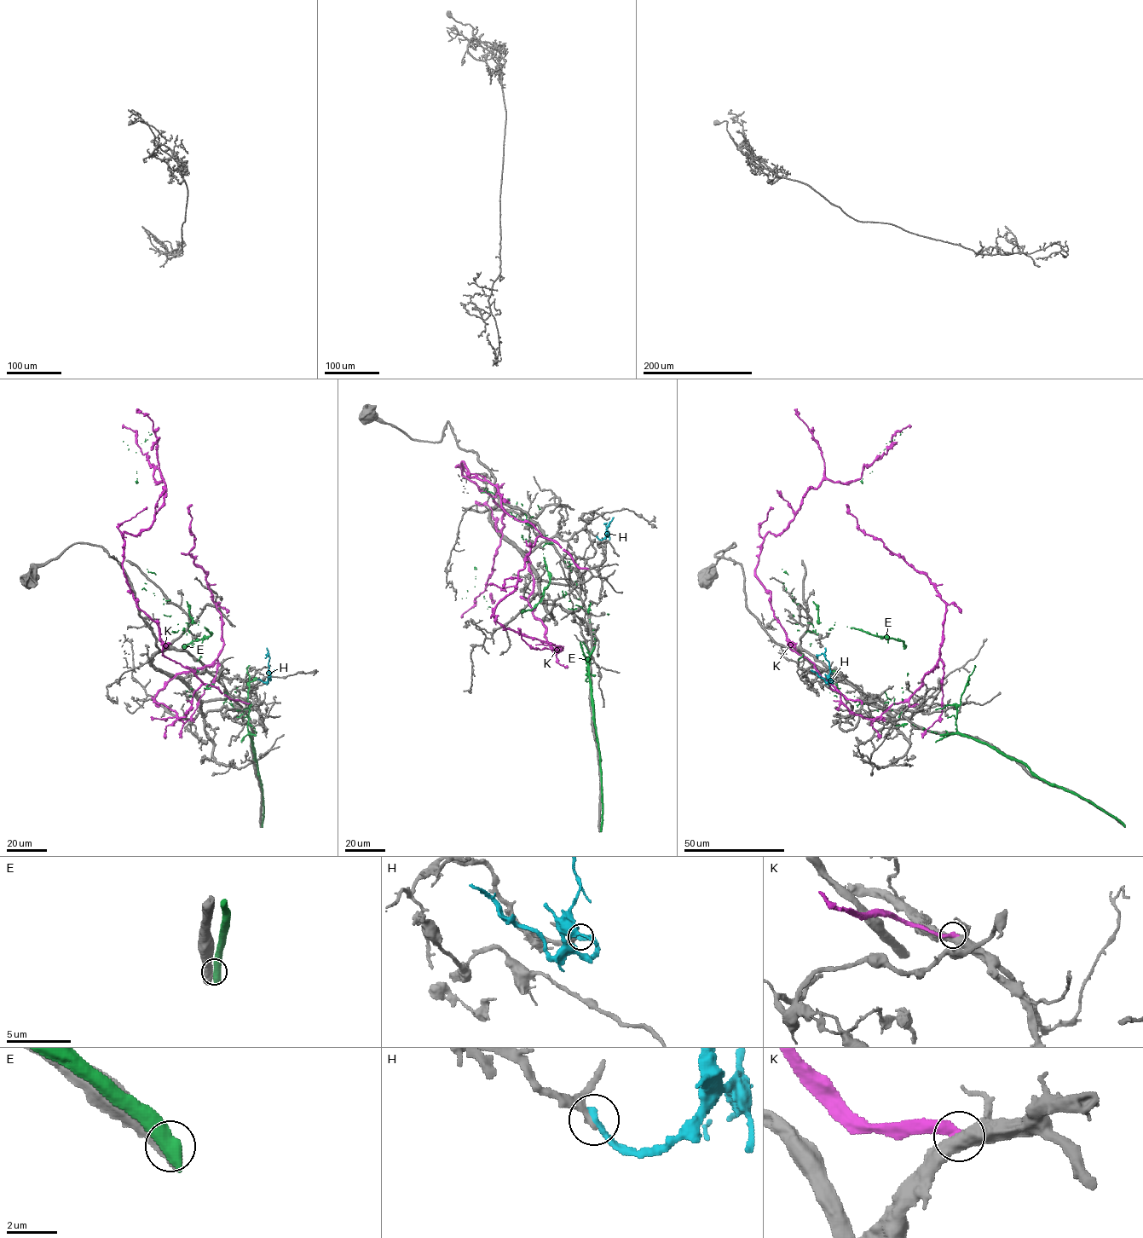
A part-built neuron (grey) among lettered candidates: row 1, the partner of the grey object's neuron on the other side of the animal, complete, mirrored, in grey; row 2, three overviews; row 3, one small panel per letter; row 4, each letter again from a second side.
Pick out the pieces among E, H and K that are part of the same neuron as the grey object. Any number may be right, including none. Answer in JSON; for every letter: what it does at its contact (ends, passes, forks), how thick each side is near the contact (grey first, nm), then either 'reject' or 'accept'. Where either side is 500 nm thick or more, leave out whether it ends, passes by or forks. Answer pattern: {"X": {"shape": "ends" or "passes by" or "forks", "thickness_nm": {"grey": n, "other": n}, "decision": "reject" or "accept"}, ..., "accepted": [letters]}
{"E": {"thickness_nm": {"grey": 750, "other": 750}, "decision": "reject"}, "H": {"shape": "ends", "thickness_nm": {"grey": 340, "other": 320}, "decision": "reject"}, "K": {"thickness_nm": {"grey": 550, "other": 360}, "decision": "reject"}, "accepted": []}

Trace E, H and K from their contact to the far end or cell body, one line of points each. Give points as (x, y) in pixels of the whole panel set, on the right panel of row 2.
E: (1124, 825), (989, 746), (904, 724), (829, 685), (784, 572), (902, 432)
H: (830, 679), (832, 682), (828, 679), (829, 662), (825, 656), (822, 654), (816, 657)
K: (862, 703), (787, 645), (756, 566), (764, 536), (785, 529), (806, 492), (823, 480), (858, 480), (911, 426)

